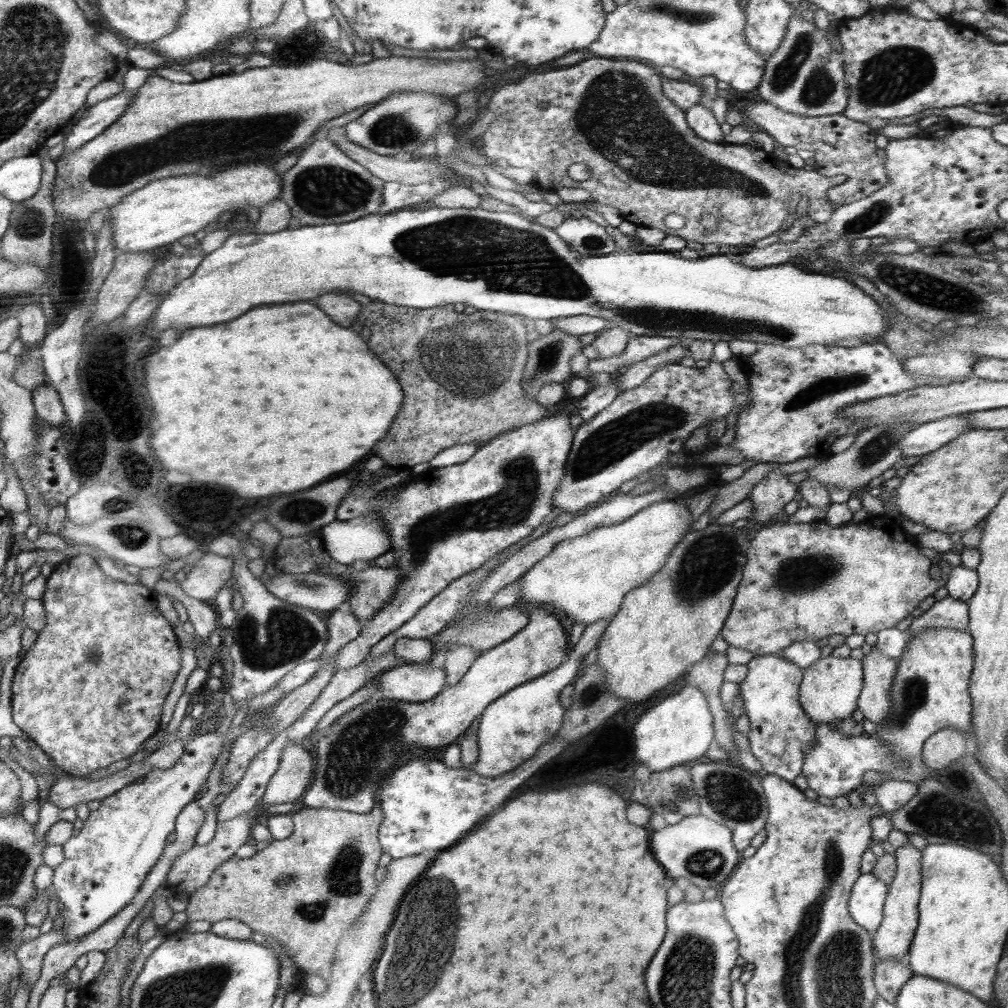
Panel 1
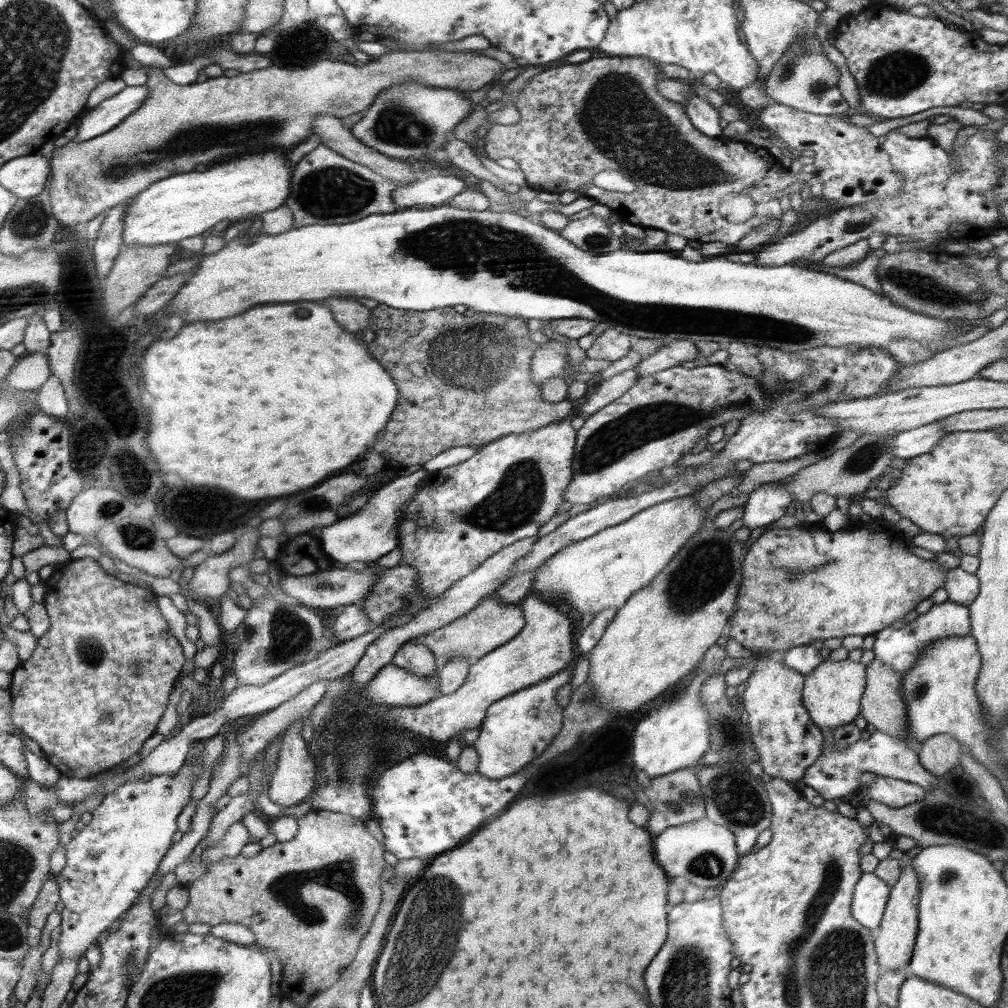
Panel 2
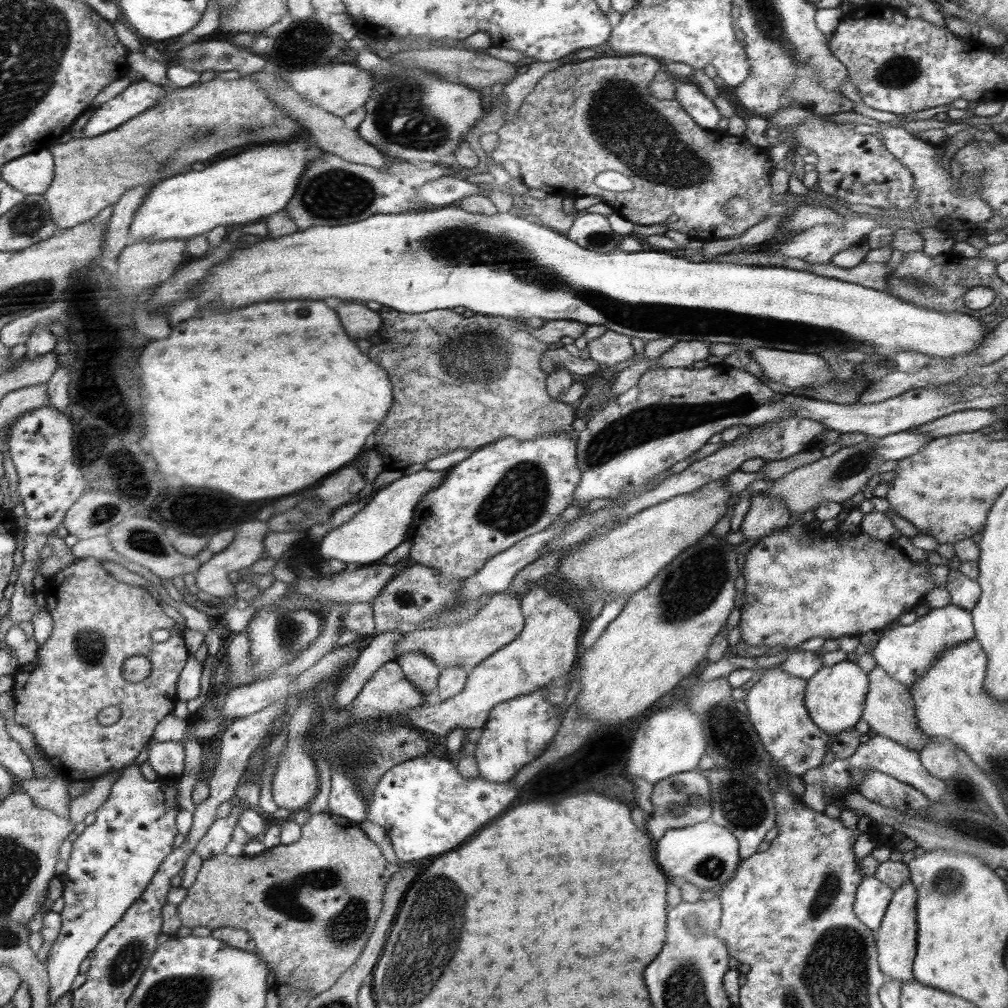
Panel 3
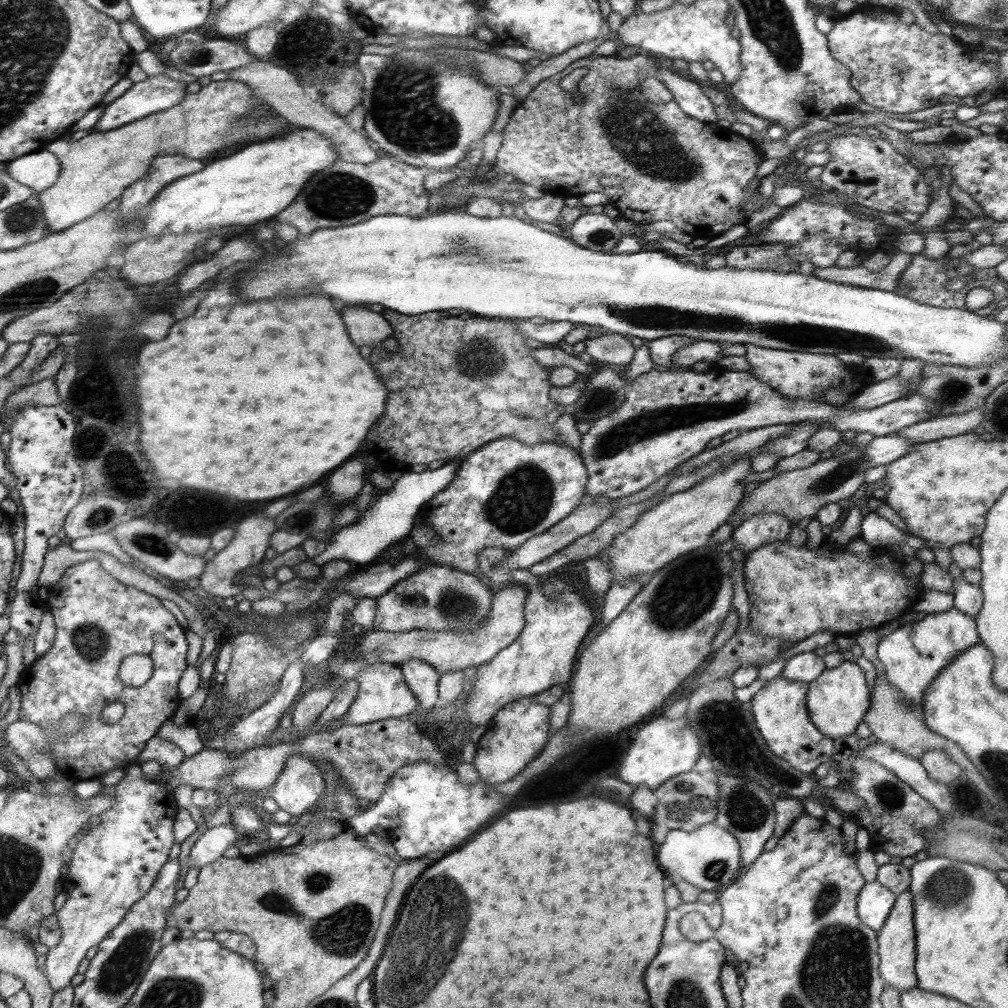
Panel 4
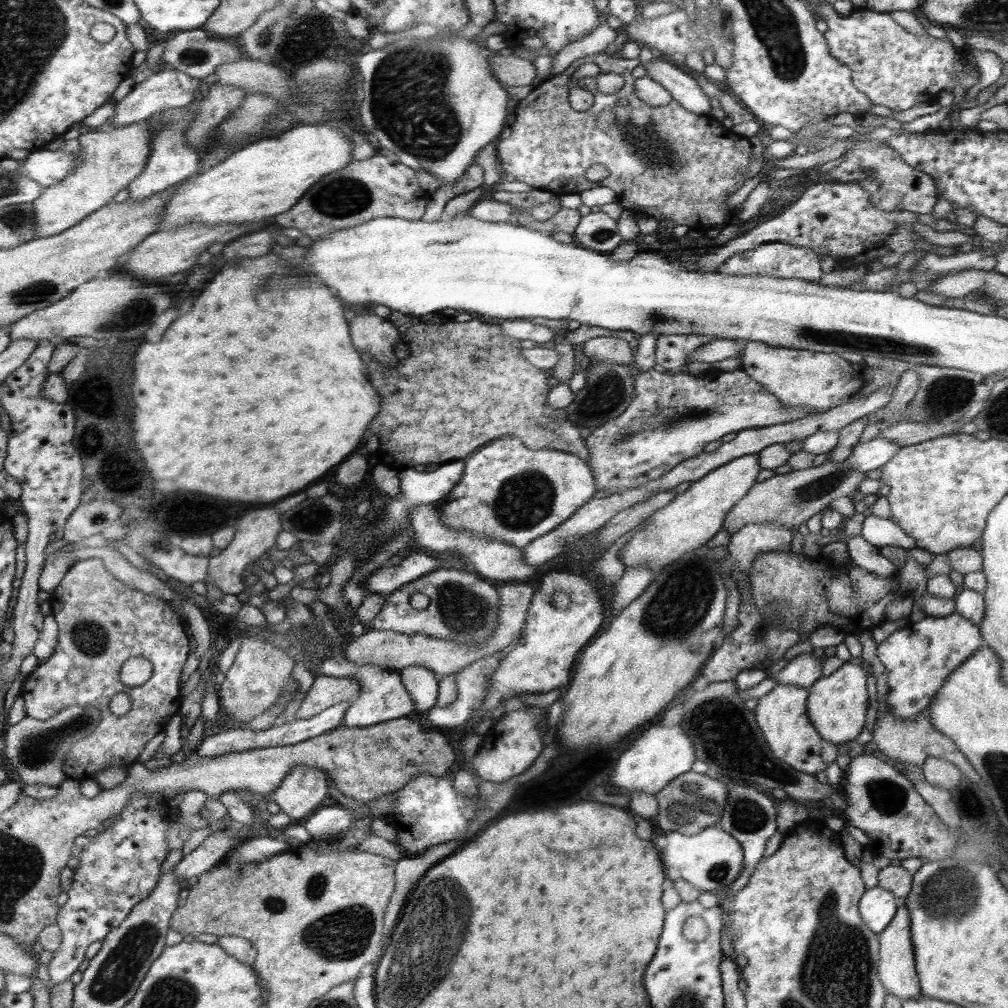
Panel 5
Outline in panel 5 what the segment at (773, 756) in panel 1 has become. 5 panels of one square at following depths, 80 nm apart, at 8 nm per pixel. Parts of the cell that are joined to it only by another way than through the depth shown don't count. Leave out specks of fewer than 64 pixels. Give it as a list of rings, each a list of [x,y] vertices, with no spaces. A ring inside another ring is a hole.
[[[777,683],[766,696],[758,698],[754,713],[757,725],[773,755],[794,770],[816,775],[816,772],[825,771],[831,762],[836,761],[837,754],[834,743],[824,740],[808,718],[808,693],[809,689],[796,684]]]

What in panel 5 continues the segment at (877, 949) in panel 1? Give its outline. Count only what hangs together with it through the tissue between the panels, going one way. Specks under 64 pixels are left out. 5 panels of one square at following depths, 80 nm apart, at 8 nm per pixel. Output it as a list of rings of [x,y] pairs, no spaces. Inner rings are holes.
[[[899,901],[894,918],[879,936],[879,963],[877,973],[885,990],[902,1001],[921,996],[919,978],[911,939],[910,915],[903,901]]]

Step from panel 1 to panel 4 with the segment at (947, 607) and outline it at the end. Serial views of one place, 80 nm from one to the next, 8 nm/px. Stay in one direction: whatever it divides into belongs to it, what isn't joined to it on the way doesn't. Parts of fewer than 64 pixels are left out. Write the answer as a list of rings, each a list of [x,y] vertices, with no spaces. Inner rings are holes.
[[[952,607],[946,612],[930,613],[920,621],[913,620],[902,627],[892,628],[892,632],[878,642],[878,660],[884,665],[889,683],[899,688],[903,698],[922,704],[925,690],[940,671],[977,642],[981,640],[975,620]]]

